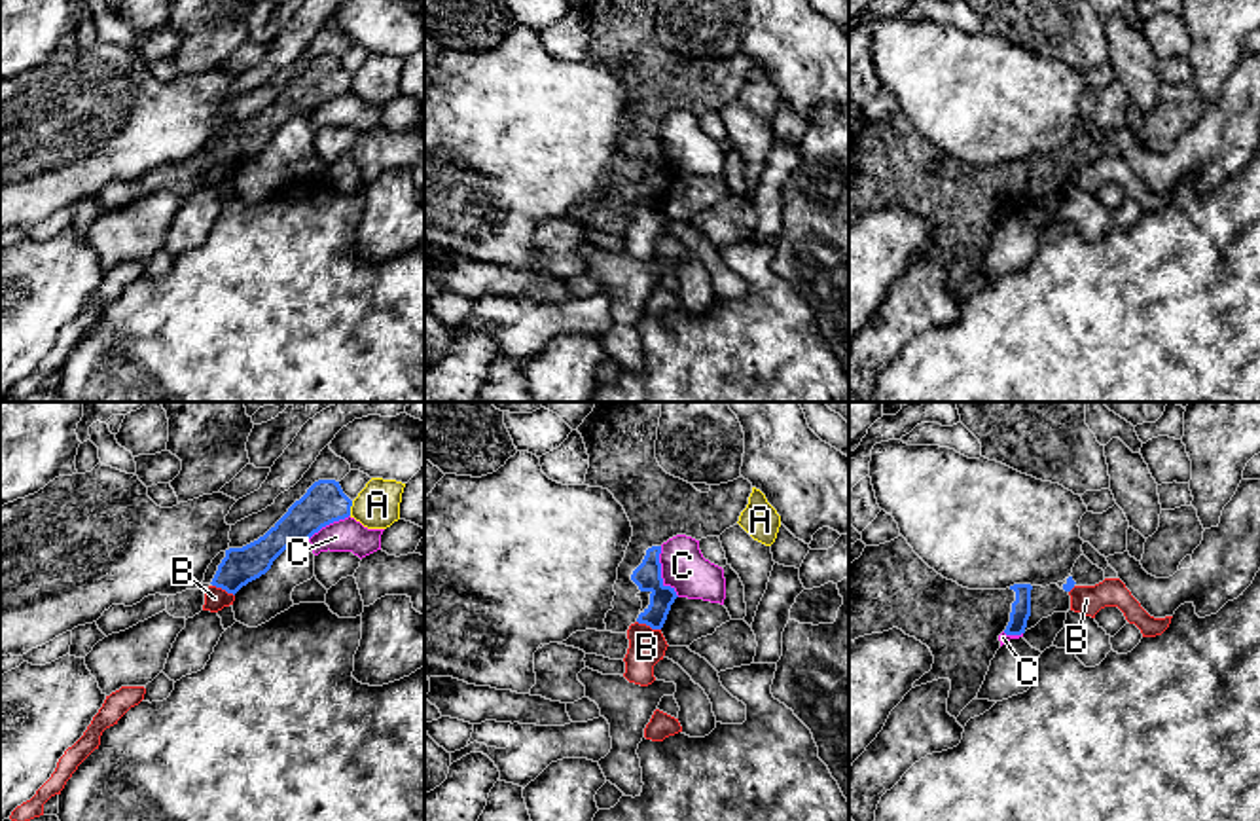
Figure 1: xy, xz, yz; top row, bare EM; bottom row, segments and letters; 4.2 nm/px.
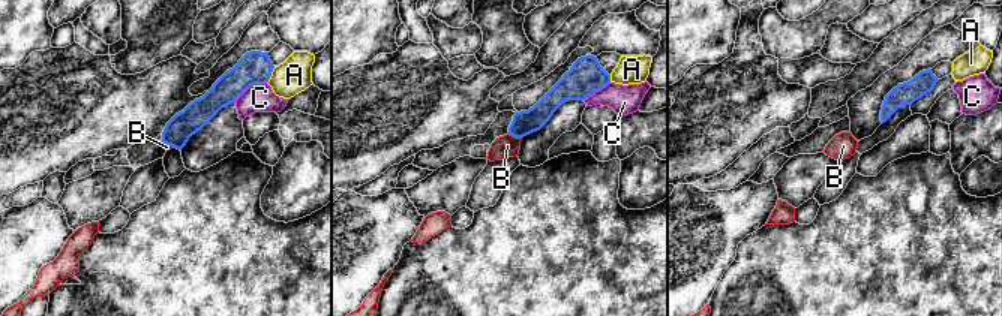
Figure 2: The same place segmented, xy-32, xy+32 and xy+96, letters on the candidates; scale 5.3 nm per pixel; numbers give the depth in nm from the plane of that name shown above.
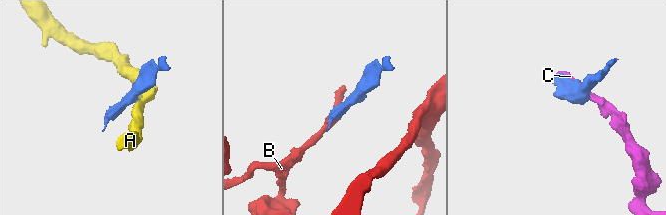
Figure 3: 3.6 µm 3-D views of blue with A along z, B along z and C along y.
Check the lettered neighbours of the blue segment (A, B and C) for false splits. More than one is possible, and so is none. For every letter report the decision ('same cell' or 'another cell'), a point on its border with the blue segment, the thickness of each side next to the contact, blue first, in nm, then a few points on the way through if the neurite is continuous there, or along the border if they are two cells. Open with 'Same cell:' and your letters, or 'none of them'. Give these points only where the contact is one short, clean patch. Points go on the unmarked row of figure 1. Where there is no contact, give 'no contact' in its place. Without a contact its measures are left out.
Same cell: none of them
A: another cell | xy (349, 84) | 180/190 nm | along xy (353, 76), (349, 90)
B: another cell | xz (648, 200) | 110/160 nm | along xz (637, 196), (660, 205)
C: another cell | xz (660, 148) | 110/190 nm

